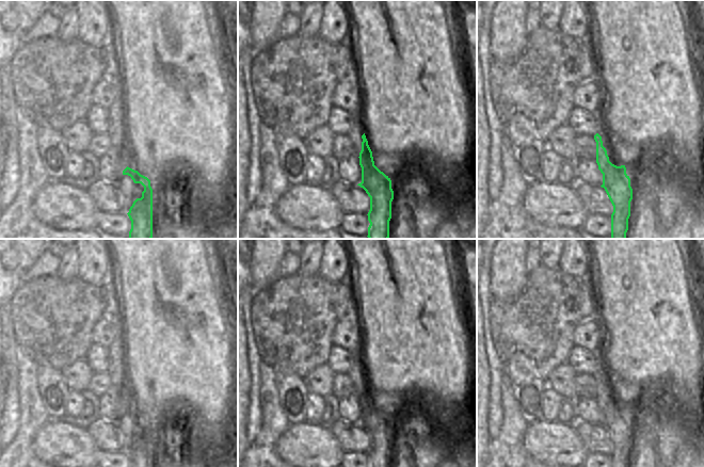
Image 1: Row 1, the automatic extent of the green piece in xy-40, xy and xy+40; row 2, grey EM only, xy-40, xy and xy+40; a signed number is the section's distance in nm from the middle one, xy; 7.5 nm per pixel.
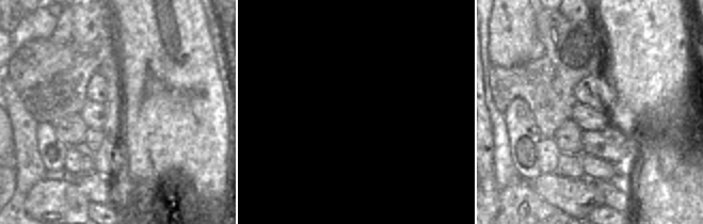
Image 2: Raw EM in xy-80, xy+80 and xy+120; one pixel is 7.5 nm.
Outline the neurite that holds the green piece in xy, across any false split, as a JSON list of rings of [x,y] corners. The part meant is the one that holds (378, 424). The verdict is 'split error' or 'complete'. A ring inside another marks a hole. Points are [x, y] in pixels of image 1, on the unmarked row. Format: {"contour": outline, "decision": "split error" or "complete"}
{"contour": [[[352,354],[351,368],[347,374],[353,383],[362,406],[362,421],[357,424],[363,426],[370,436],[370,449],[367,453],[370,462],[368,467],[389,467],[394,438],[391,419],[374,404],[364,369],[358,368],[362,360],[357,360],[356,355]]], "decision": "split error"}

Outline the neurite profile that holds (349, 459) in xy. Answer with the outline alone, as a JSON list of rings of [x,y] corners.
[[[345,452],[340,467],[368,467],[370,464],[365,452]]]

